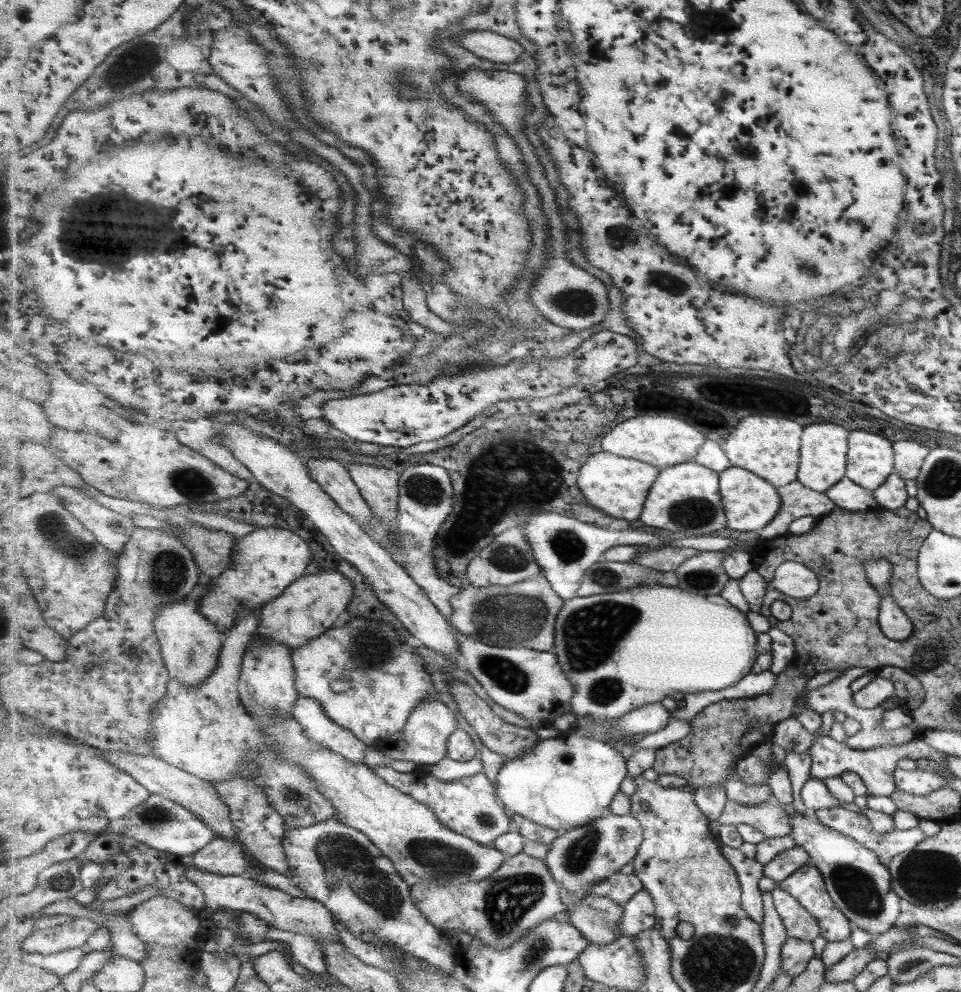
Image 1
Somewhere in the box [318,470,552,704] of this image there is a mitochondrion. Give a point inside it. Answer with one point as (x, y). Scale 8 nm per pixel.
(507, 618)

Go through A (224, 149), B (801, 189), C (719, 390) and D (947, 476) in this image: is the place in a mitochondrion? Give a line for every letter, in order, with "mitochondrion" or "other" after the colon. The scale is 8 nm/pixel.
A: other
B: other
C: other
D: mitochondrion

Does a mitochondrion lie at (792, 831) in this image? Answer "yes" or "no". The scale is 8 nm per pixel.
no

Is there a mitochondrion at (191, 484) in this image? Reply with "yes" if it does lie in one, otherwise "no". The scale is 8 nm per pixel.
yes

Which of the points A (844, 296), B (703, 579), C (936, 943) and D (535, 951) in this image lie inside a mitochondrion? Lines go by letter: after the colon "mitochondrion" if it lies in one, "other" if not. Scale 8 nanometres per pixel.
A: other
B: mitochondrion
C: other
D: mitochondrion

